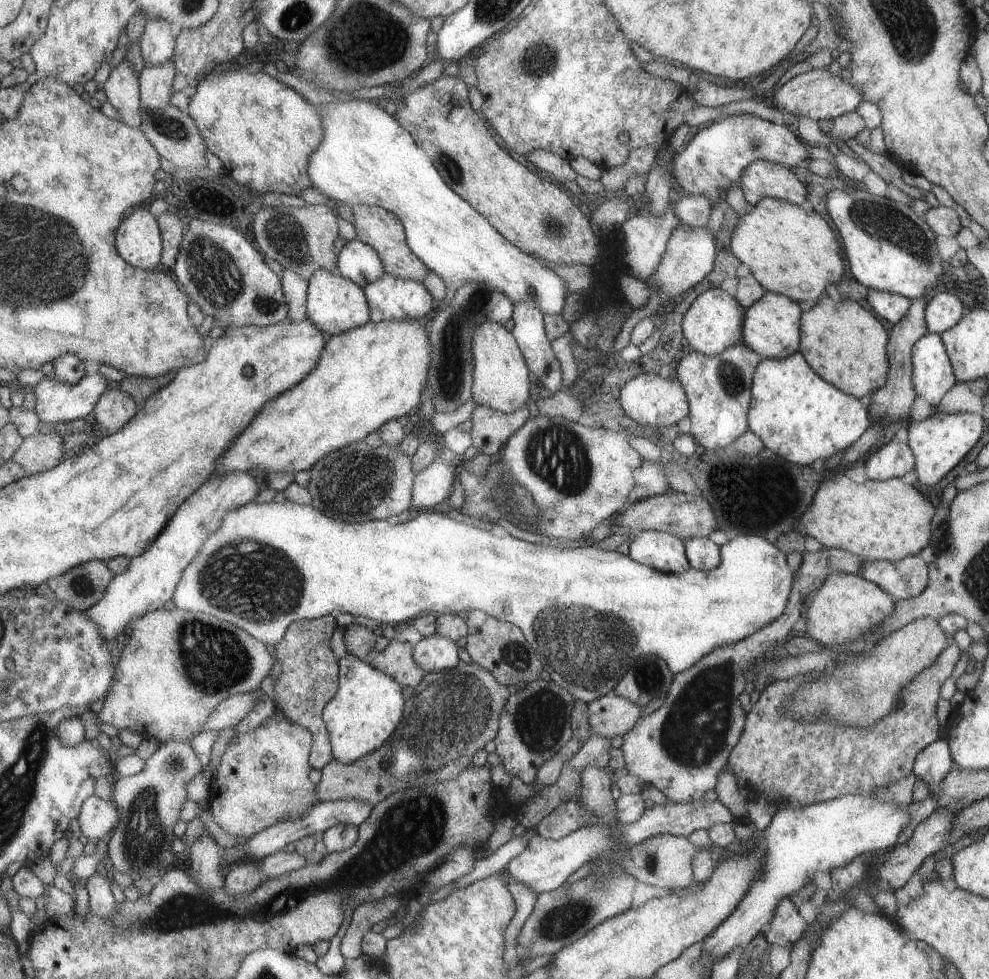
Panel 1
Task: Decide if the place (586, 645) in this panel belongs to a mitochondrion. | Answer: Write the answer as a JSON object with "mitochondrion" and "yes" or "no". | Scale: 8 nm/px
{"mitochondrion":"yes"}

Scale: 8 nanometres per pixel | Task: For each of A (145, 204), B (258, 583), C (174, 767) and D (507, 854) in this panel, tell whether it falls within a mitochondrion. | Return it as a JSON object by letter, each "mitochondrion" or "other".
{"A":"other","B":"mitochondrion","C":"mitochondrion","D":"other"}

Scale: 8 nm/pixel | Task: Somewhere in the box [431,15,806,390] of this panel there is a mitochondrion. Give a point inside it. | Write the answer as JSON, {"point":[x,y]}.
{"point":[538,59]}

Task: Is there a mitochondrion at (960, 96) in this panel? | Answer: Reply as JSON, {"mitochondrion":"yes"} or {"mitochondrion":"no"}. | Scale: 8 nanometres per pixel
{"mitochondrion":"no"}

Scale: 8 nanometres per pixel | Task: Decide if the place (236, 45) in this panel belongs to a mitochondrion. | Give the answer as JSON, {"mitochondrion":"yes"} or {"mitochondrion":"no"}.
{"mitochondrion":"no"}

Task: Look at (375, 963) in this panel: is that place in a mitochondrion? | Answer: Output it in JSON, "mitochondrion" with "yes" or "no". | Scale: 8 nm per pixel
{"mitochondrion":"no"}

